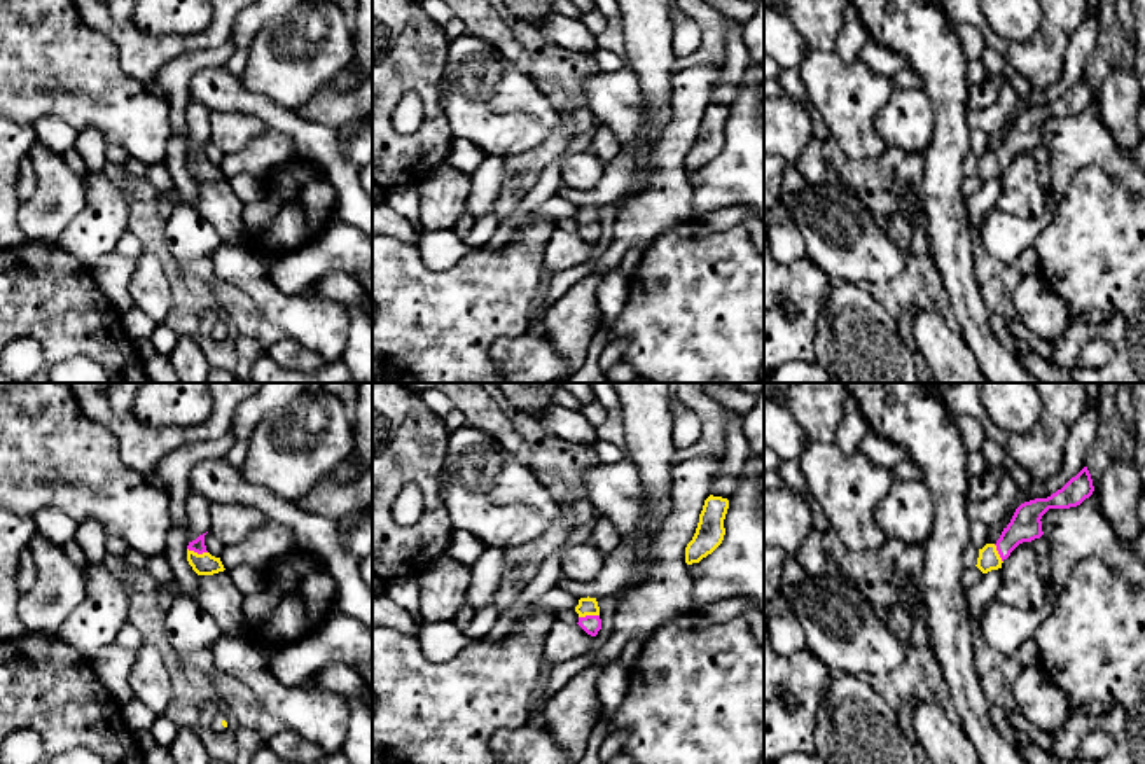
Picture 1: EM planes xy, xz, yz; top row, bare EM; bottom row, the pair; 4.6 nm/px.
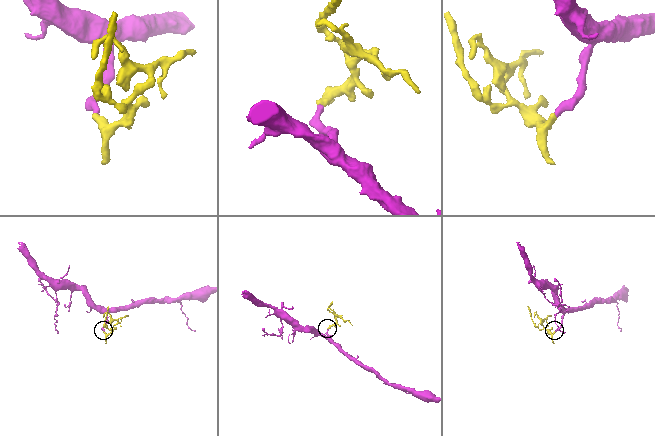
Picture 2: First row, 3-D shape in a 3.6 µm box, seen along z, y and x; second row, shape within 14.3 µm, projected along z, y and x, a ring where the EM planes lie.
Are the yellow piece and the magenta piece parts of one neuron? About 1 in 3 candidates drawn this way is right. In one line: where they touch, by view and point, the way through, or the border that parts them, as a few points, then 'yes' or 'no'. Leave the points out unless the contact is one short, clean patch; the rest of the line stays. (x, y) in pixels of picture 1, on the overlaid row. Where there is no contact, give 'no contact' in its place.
xy (196, 553) | across xy (205, 563), (196, 553), (198, 546) | yes

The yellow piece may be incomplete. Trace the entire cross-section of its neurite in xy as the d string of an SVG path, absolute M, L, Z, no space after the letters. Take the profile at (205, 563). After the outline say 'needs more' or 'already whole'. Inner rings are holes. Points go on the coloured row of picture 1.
M206 533L199 535L192 542L189 542L189 545L187 545L189 565L192 566L192 570L198 575L213 575L213 573L224 572L226 568L224 568L220 558L215 558L206 551L205 535Z; needs more

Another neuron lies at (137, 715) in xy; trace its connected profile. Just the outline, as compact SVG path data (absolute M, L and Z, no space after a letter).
M133 698L122 706L122 717L124 717L128 729L135 736L143 731L150 731L157 719L157 715L136 698Z

